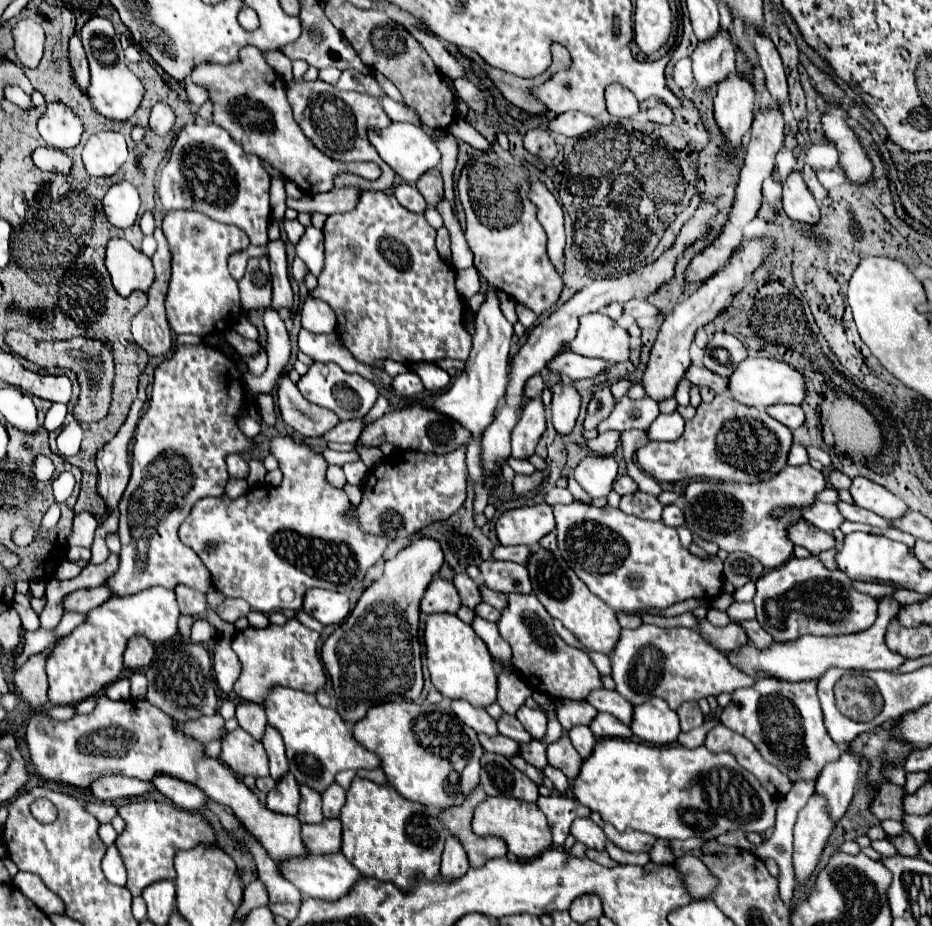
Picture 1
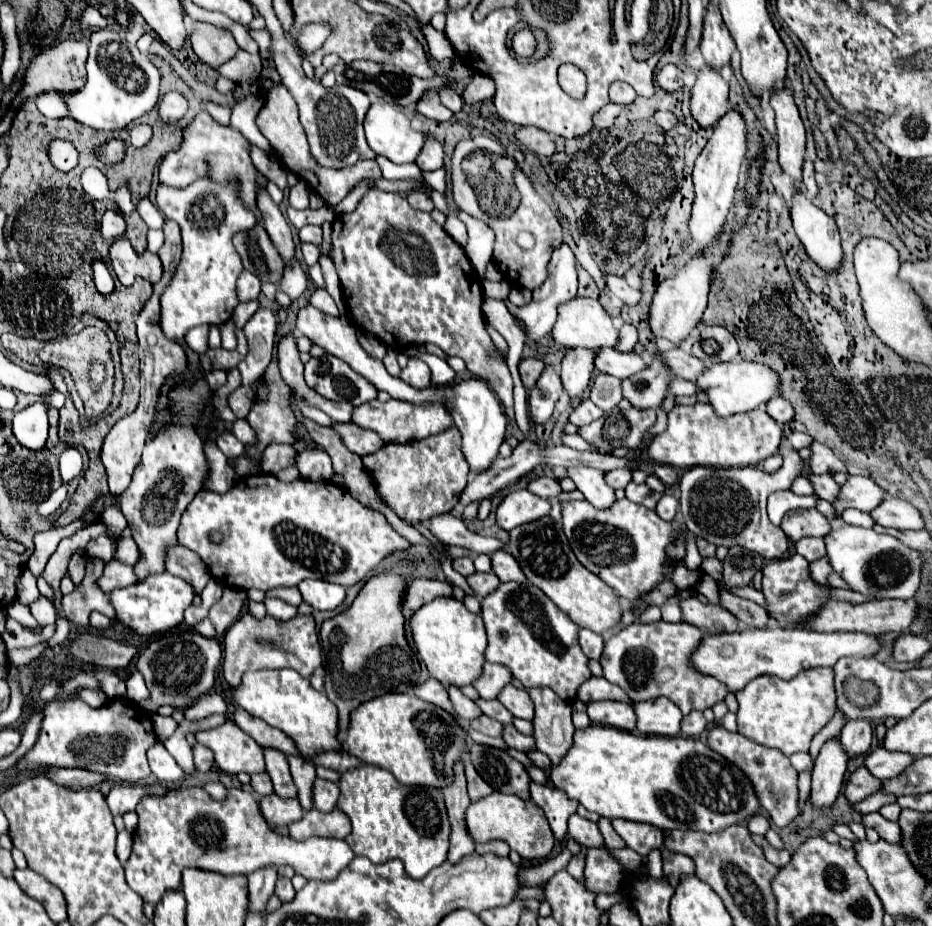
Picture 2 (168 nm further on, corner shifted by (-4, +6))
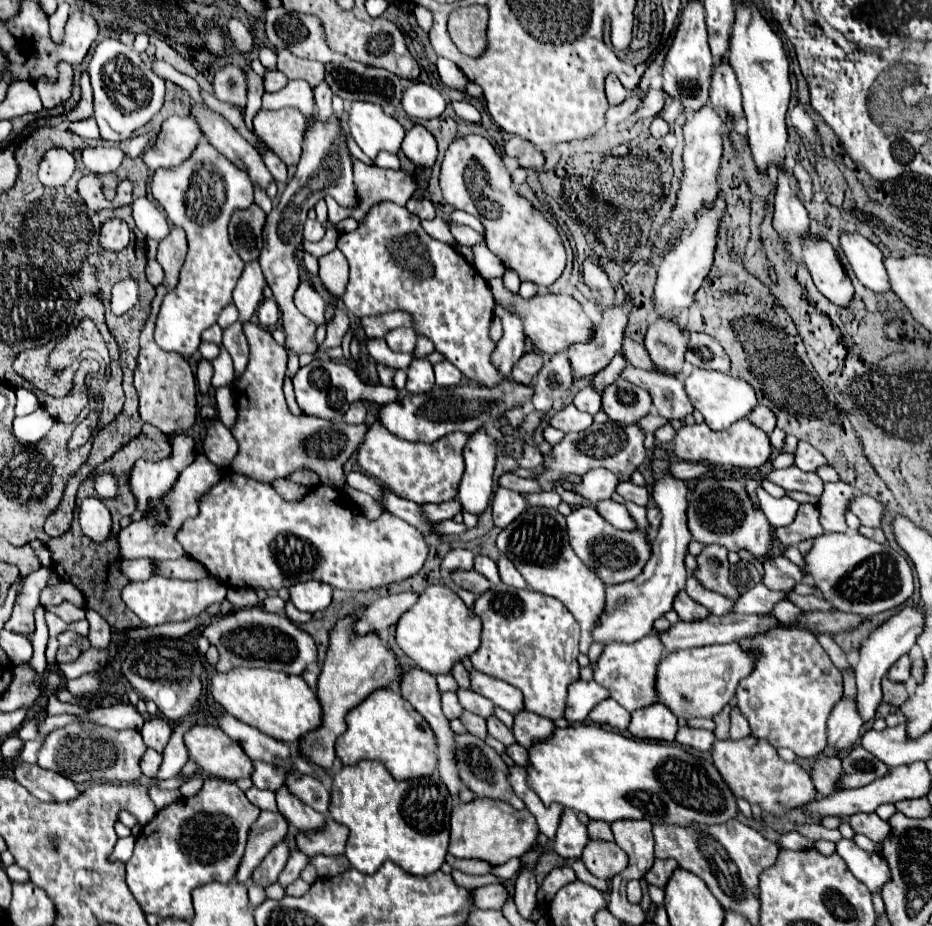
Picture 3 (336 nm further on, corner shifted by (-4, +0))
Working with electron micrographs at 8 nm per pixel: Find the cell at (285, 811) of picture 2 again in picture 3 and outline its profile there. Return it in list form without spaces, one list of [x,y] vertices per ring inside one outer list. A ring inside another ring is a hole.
[[[260,812],[258,820],[250,828],[246,852],[236,870],[234,880],[240,884],[246,884],[252,878],[254,868],[272,850],[272,844],[284,838],[286,832],[288,832],[288,824],[284,824],[284,816],[280,816],[278,812]]]

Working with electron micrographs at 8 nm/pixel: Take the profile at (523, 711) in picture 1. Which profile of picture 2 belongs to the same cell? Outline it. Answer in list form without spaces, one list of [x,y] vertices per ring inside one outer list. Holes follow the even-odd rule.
[[[506,686],[502,690],[502,694],[498,696],[498,700],[516,716],[516,718],[524,718],[524,720],[532,720],[534,716],[534,702],[530,700],[528,692],[524,688],[516,688],[516,686]]]

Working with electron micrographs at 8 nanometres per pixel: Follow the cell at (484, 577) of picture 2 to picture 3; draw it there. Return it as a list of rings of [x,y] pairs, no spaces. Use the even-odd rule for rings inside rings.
[[[454,570],[454,572],[450,572],[448,578],[452,584],[470,590],[476,596],[480,596],[482,592],[486,592],[490,588],[490,582],[484,576],[480,576],[476,570]]]

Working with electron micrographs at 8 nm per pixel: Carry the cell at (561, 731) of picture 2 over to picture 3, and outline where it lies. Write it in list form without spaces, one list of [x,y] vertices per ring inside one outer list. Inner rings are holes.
[[[520,710],[514,716],[512,734],[514,734],[516,742],[522,744],[524,748],[530,748],[534,744],[534,740],[548,738],[548,734],[552,734],[552,732],[554,732],[554,726],[550,720],[544,720],[542,716],[536,716],[528,710]]]

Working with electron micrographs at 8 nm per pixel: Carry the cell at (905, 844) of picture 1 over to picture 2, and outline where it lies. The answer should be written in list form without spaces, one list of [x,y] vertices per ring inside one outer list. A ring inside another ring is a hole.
[[[878,812],[874,814],[866,814],[864,816],[864,826],[872,826],[882,840],[888,840],[888,842],[894,842],[894,844],[900,844],[902,842],[902,830],[898,826],[898,822],[890,822],[886,818],[882,818]]]

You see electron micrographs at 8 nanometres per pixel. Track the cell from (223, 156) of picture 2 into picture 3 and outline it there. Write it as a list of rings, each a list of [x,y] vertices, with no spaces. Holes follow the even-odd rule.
[[[170,116],[164,120],[154,146],[144,152],[142,160],[150,170],[172,168],[182,164],[200,140],[202,132],[196,128],[196,120],[188,120],[188,116]]]

